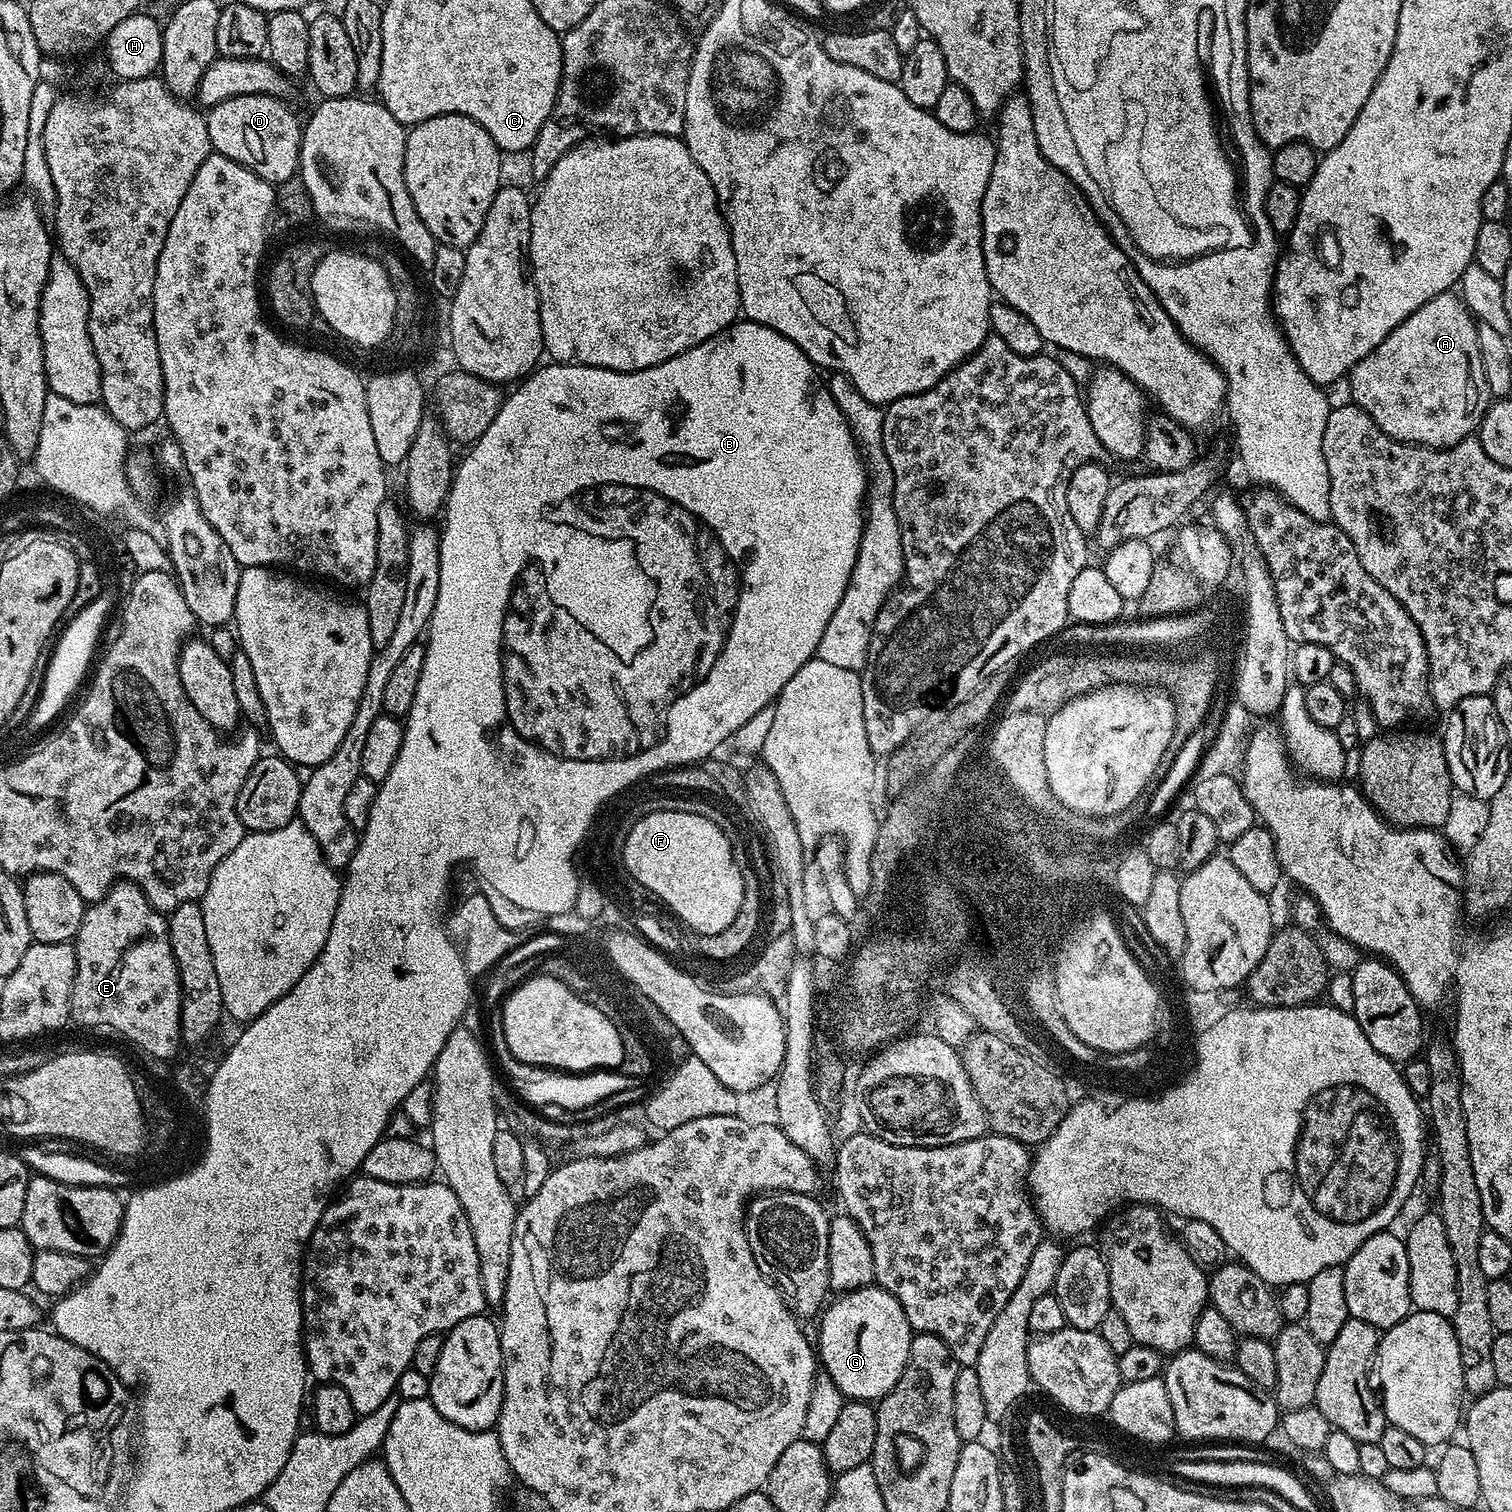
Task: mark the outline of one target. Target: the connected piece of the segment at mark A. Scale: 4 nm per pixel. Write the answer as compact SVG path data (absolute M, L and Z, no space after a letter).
M1455 291L1443 292L1430 298L1430 302L1426 302L1426 306L1414 310L1414 314L1410 314L1410 318L1406 318L1406 322L1402 322L1394 330L1390 330L1390 334L1386 334L1386 338L1374 351L1366 354L1366 358L1362 358L1362 362L1358 362L1352 367L1352 371L1346 377L1346 385L1348 384L1349 390L1352 391L1351 403L1366 410L1366 414L1370 414L1370 418L1374 418L1374 422L1383 432L1390 438L1402 441L1403 444L1418 444L1422 448L1449 448L1458 442L1469 439L1479 429L1480 420L1484 417L1484 410L1490 403L1486 378L1482 374L1482 354L1478 350L1476 326L1477 321Z

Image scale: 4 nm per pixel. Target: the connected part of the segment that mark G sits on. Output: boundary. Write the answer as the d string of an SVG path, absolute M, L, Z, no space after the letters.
M879 1286L855 1288L831 1304L832 1301L819 1317L819 1363L848 1400L878 1402L902 1378L908 1361L914 1333L906 1314L898 1298Z

